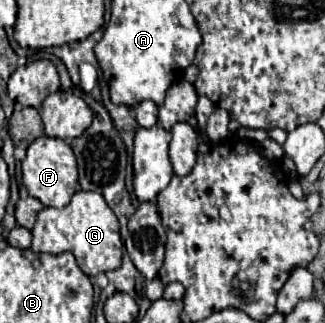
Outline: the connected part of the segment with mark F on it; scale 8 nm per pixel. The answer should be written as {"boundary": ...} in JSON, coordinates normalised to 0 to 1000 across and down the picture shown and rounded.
{"boundary":[[[114,427],[89,458],[83,483],[71,495],[71,570],[89,594],[89,607],[126,619],[138,638],[194,644],[218,625],[218,607],[243,588],[237,563],[237,502],[218,452],[206,452],[182,427]]]}

